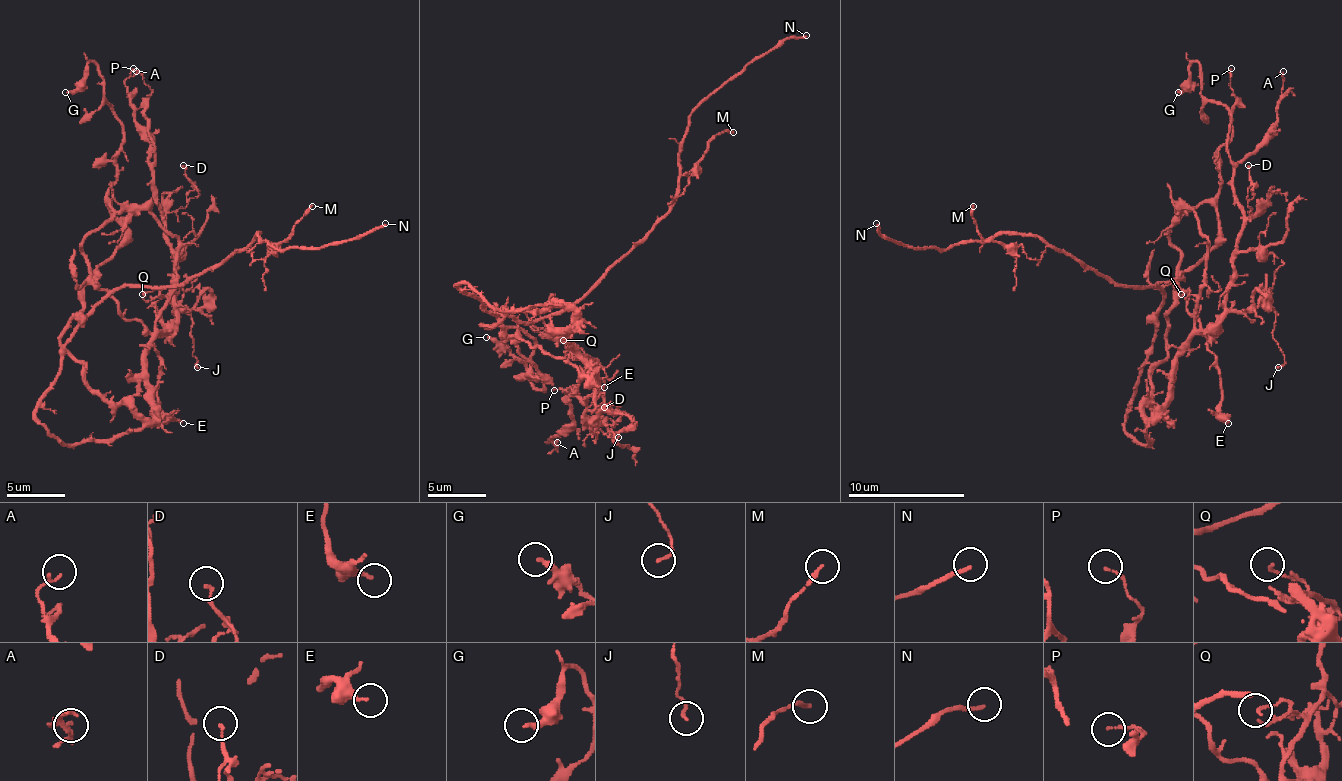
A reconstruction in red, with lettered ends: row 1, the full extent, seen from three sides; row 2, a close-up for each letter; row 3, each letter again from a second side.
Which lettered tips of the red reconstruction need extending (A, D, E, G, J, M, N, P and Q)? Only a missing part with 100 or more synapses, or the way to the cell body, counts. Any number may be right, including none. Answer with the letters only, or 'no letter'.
N

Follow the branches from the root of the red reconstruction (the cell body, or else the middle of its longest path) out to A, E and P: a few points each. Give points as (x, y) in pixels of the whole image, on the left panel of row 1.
A: (57, 437), (112, 440), (147, 420), (147, 346), (177, 317), (150, 135), (124, 86), (136, 71)
E: (57, 437), (62, 443), (112, 440), (147, 420), (147, 346), (162, 332), (153, 341), (156, 402), (183, 423)
P: (57, 437), (112, 440), (147, 420), (147, 346), (177, 317), (150, 89), (133, 68)

